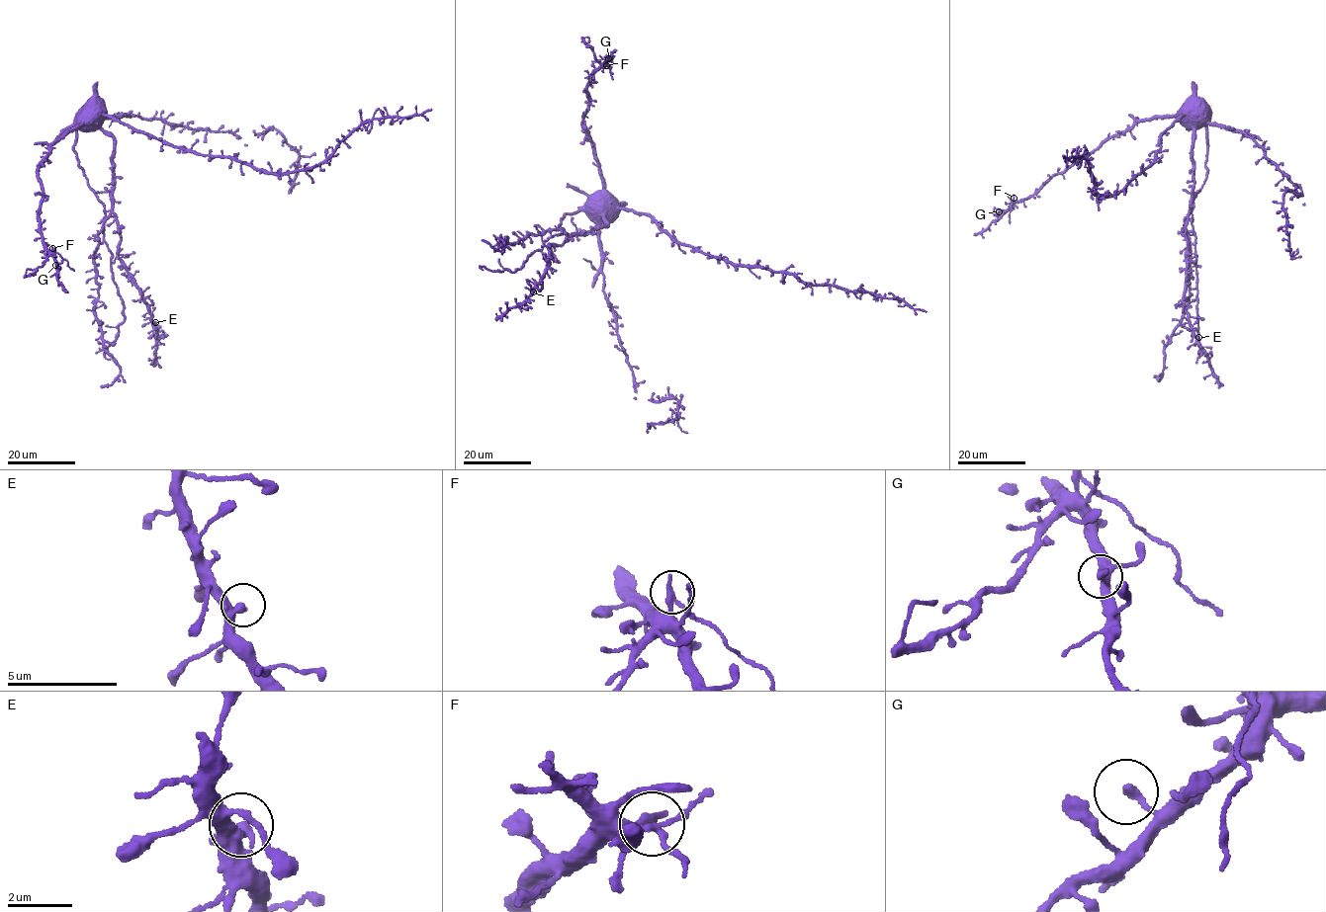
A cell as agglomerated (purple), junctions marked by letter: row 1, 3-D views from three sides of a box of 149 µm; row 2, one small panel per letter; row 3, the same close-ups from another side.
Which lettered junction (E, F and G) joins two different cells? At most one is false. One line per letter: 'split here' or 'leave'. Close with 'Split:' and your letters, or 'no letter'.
E: leave
F: split here
G: leave
Split: F

